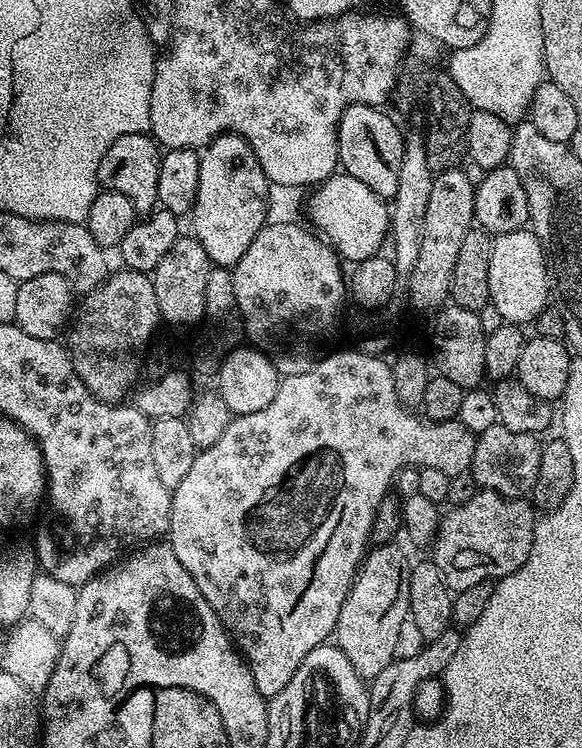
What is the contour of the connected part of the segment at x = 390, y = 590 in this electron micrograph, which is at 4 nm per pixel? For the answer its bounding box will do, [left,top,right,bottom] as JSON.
[334,542,410,678]

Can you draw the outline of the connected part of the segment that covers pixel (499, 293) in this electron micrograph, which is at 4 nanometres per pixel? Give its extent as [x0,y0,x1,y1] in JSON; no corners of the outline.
[490,230,550,325]

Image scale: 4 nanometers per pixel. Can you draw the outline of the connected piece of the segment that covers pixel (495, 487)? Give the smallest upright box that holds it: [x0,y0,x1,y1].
[470,422,543,497]

